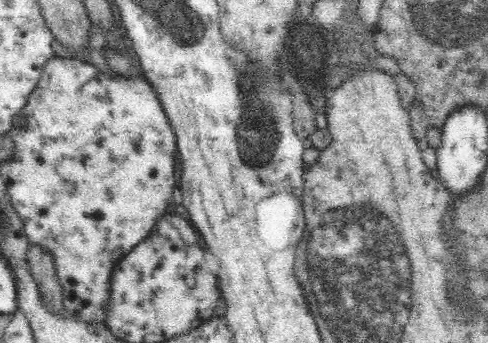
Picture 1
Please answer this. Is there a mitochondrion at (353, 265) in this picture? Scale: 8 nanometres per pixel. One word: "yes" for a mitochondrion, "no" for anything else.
yes

